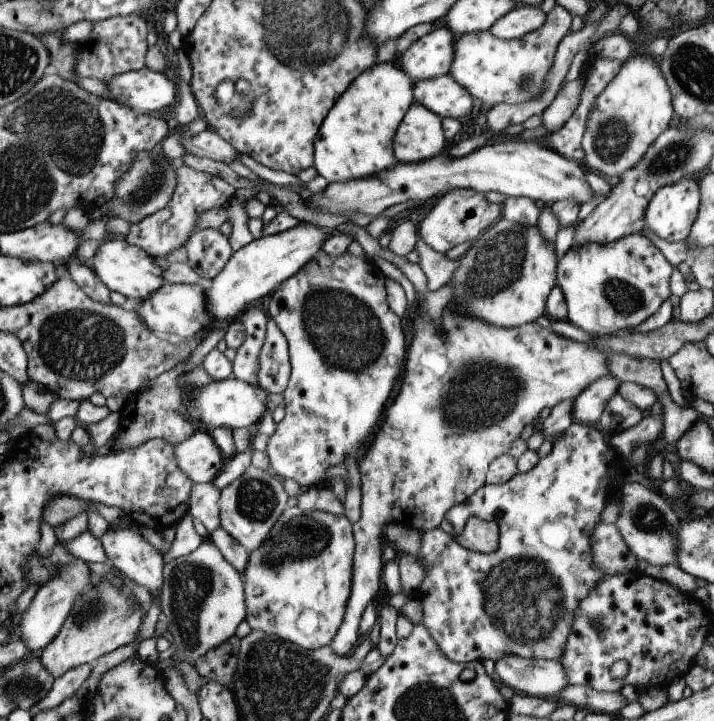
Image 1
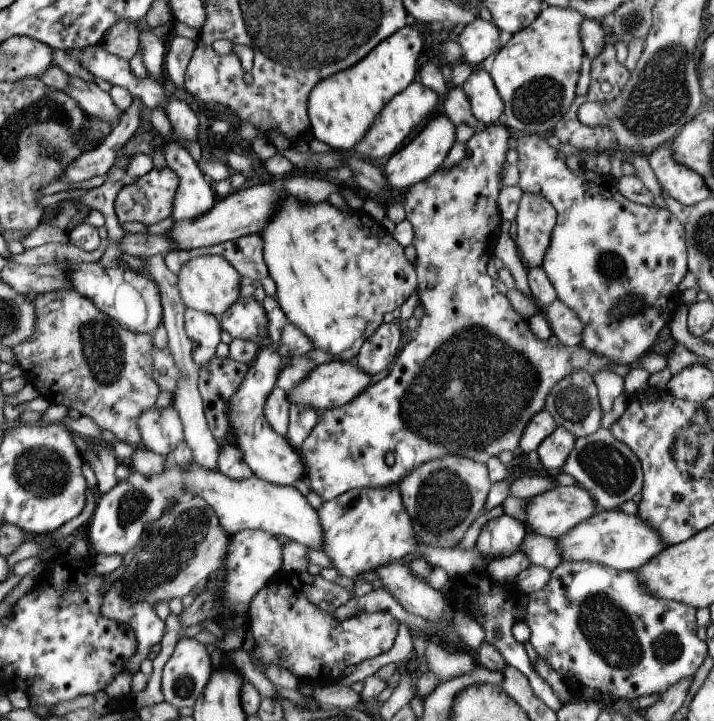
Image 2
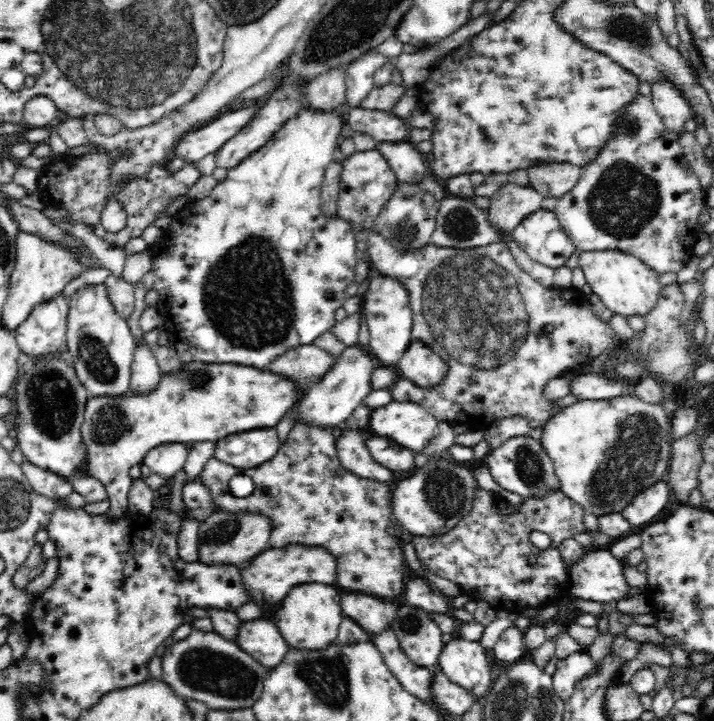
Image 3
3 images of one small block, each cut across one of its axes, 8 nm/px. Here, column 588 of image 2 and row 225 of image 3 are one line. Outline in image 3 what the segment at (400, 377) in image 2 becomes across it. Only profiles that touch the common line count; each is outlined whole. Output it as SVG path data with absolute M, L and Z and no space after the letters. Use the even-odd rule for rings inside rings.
M377 149L367 151L356 151L352 156L344 158L342 161L343 170L339 186L339 199L337 202L337 214L342 219L350 223L350 227L356 233L367 232L372 228L376 216L380 214L386 202L390 200L391 194L394 194L399 181L388 161Z

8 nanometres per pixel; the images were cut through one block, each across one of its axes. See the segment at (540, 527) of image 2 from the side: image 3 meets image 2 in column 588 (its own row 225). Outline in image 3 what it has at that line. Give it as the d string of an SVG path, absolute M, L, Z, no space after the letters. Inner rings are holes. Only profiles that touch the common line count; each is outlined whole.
M507 183L490 196L488 219L494 229L512 232L529 214L542 209L544 196L534 187Z

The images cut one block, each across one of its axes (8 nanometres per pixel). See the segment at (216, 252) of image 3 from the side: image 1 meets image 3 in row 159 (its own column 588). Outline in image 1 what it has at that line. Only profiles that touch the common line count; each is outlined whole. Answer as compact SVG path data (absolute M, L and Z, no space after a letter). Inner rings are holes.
M643 232L628 234L610 244L573 245L564 258L557 262L556 286L562 290L567 304L568 321L595 336L615 334L618 330L640 326L658 312L662 303L671 295L670 274L673 266L664 258L658 247Z

